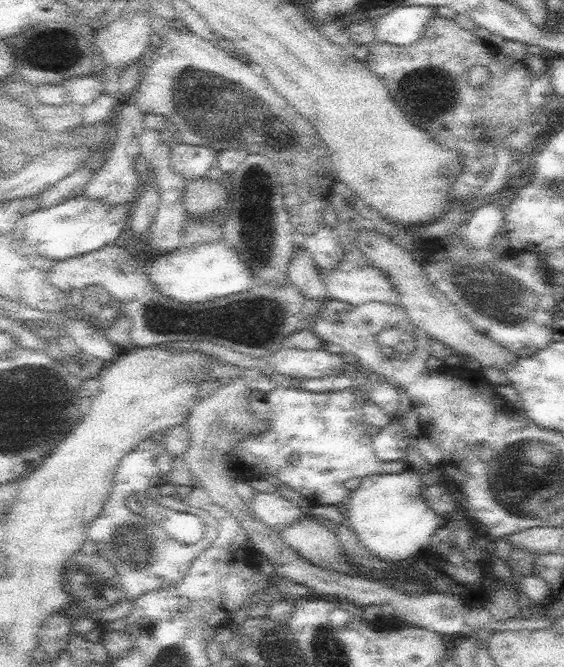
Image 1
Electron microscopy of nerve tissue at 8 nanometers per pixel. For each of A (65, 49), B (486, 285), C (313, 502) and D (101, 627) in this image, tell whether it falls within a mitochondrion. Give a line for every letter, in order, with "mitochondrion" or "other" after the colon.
A: mitochondrion
B: mitochondrion
C: other
D: other

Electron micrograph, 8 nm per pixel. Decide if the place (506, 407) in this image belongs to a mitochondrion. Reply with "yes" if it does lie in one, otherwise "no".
no

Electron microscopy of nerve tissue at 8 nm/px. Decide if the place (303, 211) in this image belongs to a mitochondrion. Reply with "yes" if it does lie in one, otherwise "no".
no

